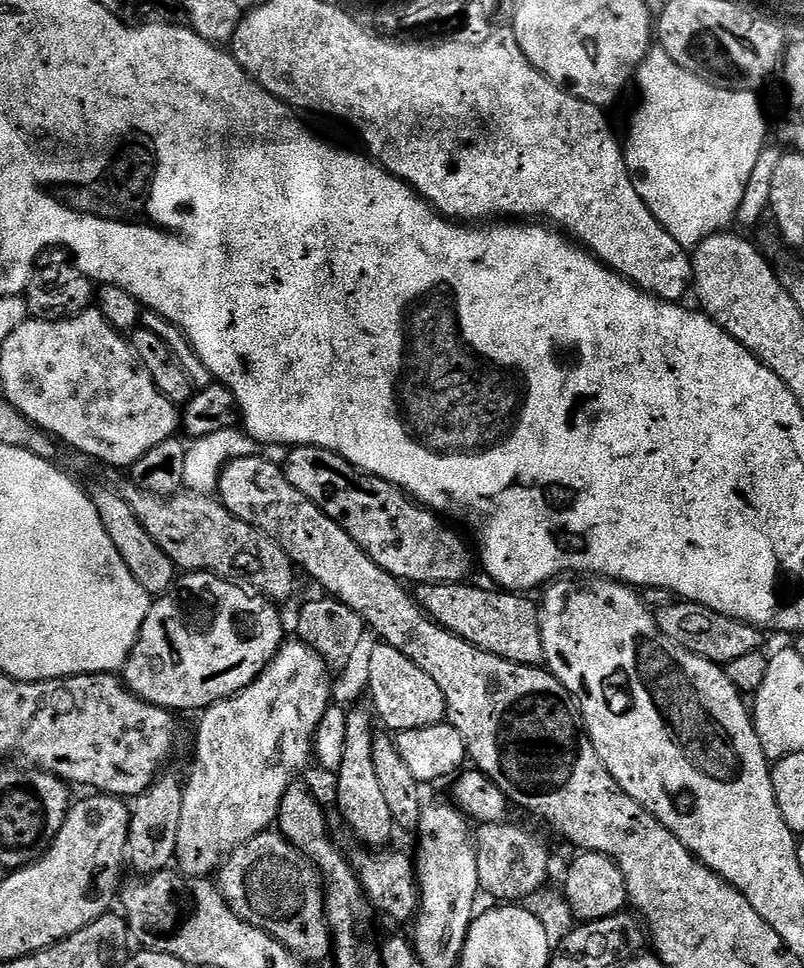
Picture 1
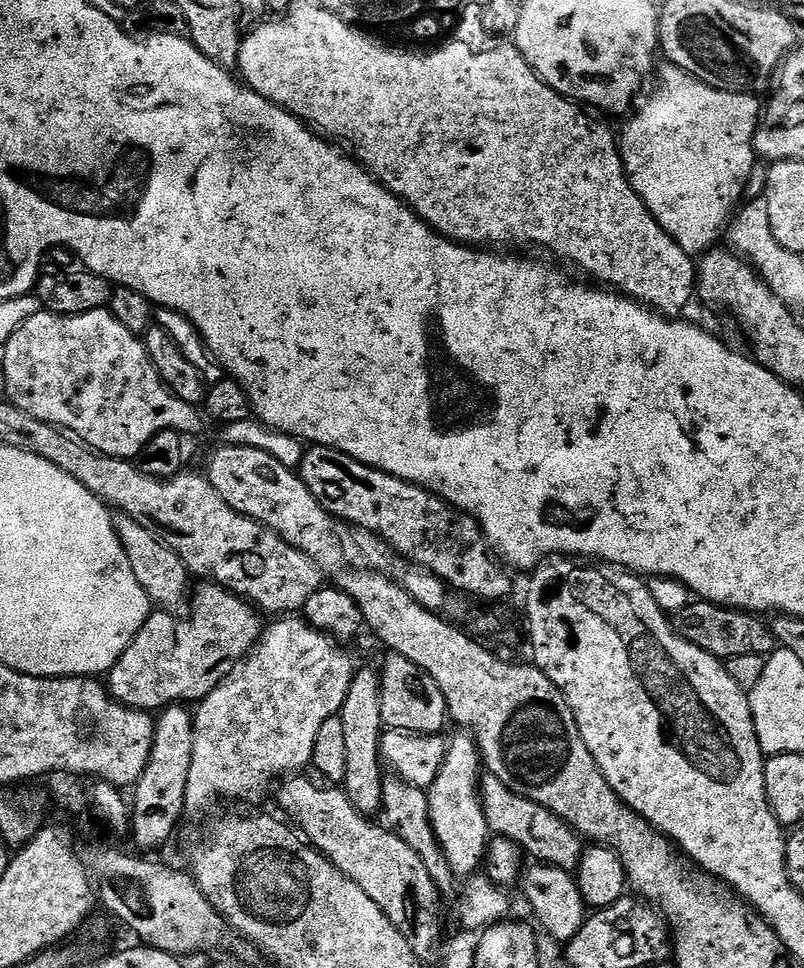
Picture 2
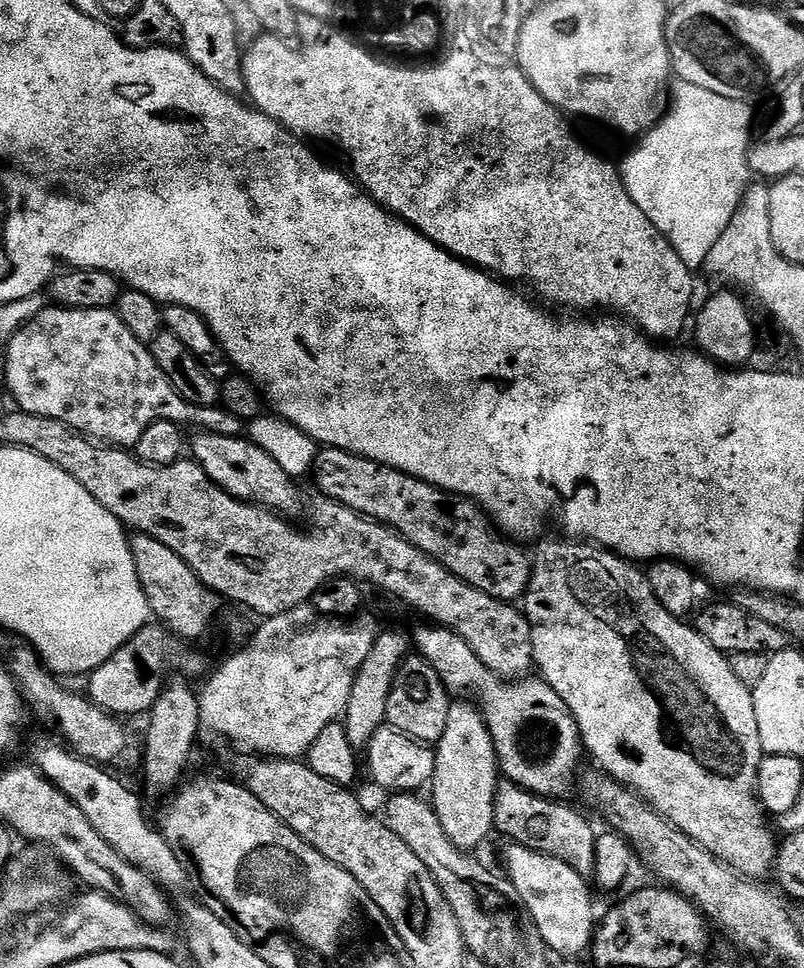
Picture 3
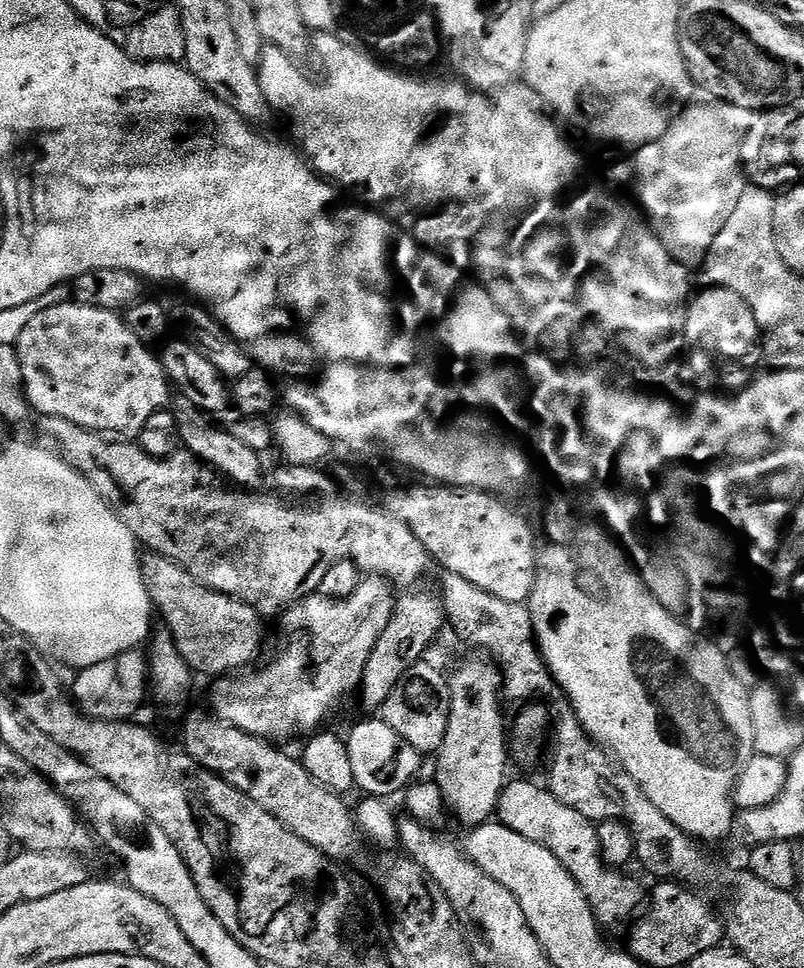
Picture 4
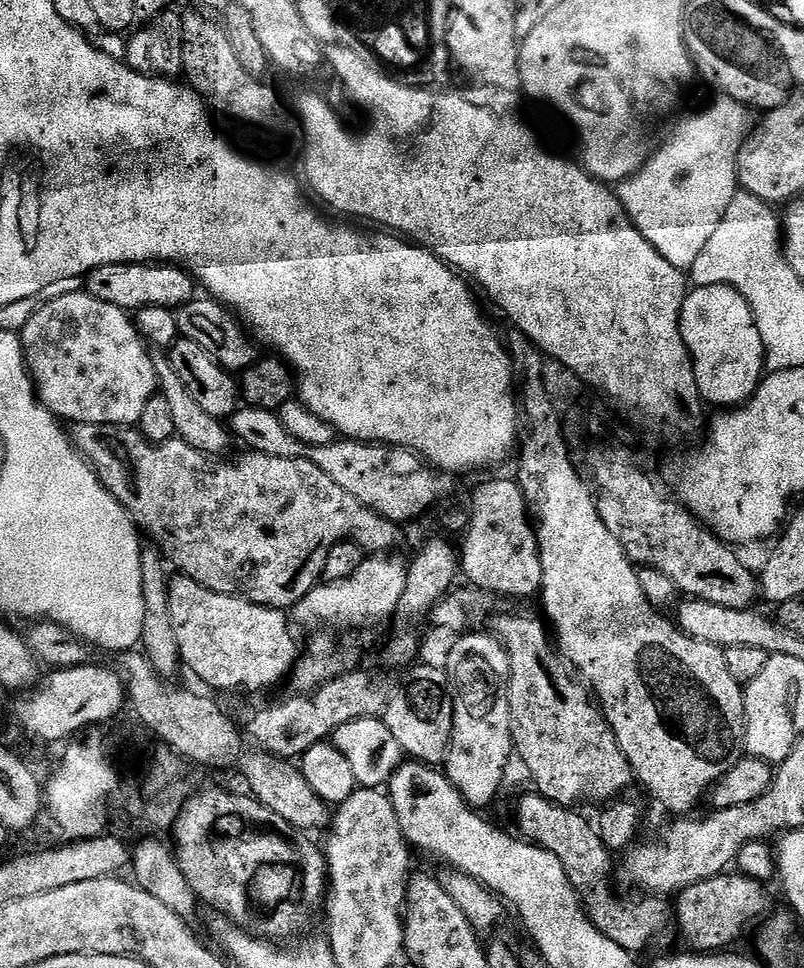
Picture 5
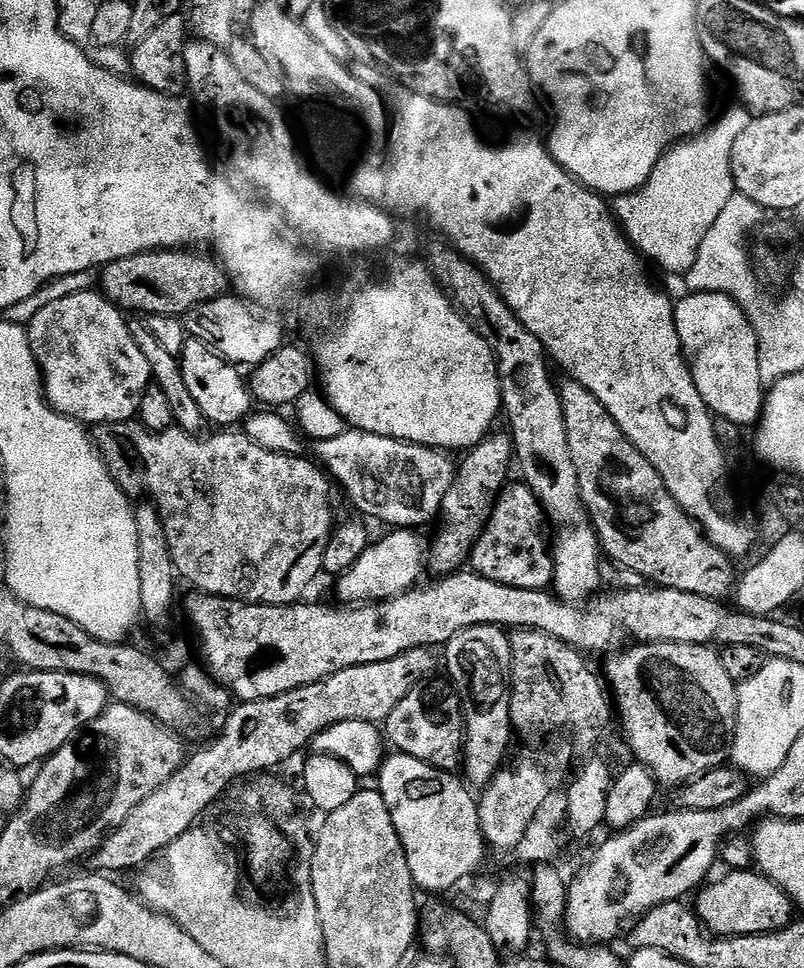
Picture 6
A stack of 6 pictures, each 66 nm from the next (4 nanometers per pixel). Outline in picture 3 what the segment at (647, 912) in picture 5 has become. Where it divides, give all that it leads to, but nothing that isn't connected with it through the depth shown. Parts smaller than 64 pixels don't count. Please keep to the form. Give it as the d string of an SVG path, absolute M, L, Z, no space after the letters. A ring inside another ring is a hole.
M507 782L497 783L496 793L494 794L494 822L496 823L495 831L497 833L501 832L501 834L506 838L505 841L511 842L513 844L521 844L523 848L529 848L535 852L541 852L550 858L558 858L558 862L566 862L566 866L570 866L576 870L580 876L585 878L591 877L593 875L592 867L594 866L594 850L596 849L596 838L598 835L597 829L592 829L591 822L588 821L582 813L575 812L575 810L572 809L570 805L564 803L568 802L561 802L559 799L549 798L547 796L536 796L533 794L533 792L528 792L525 790L525 788L520 788L516 784L510 784Z

